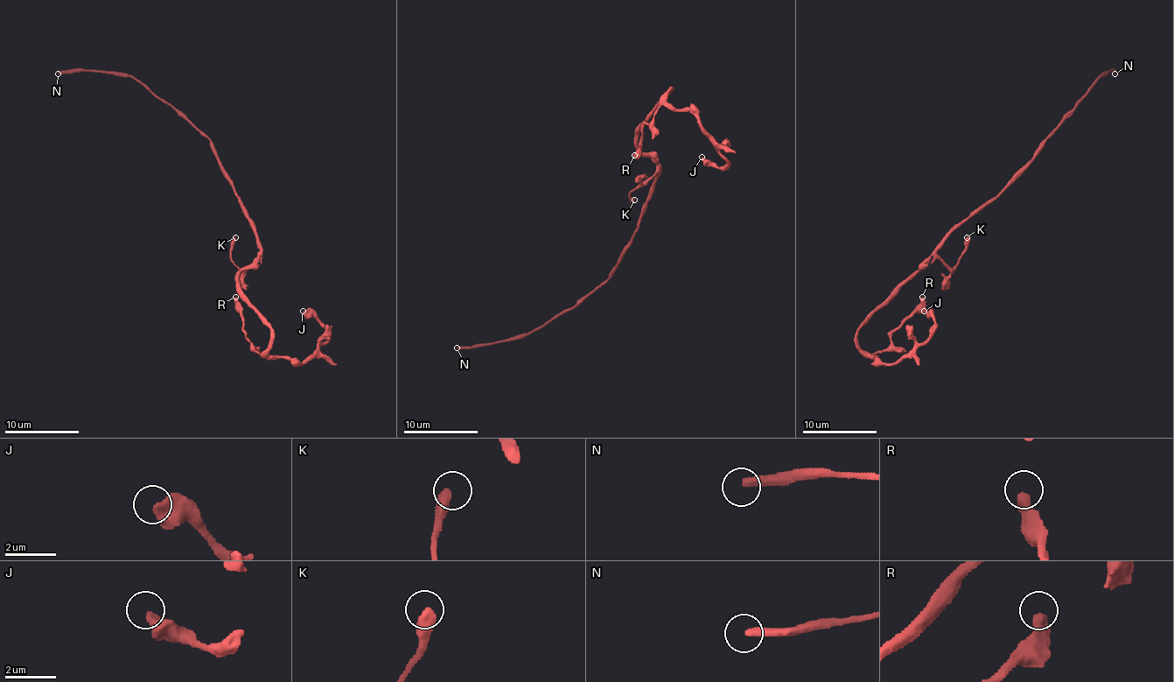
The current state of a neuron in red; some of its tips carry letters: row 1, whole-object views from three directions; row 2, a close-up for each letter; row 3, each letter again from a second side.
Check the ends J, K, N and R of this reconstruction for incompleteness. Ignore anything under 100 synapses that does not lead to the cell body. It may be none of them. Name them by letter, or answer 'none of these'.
N

